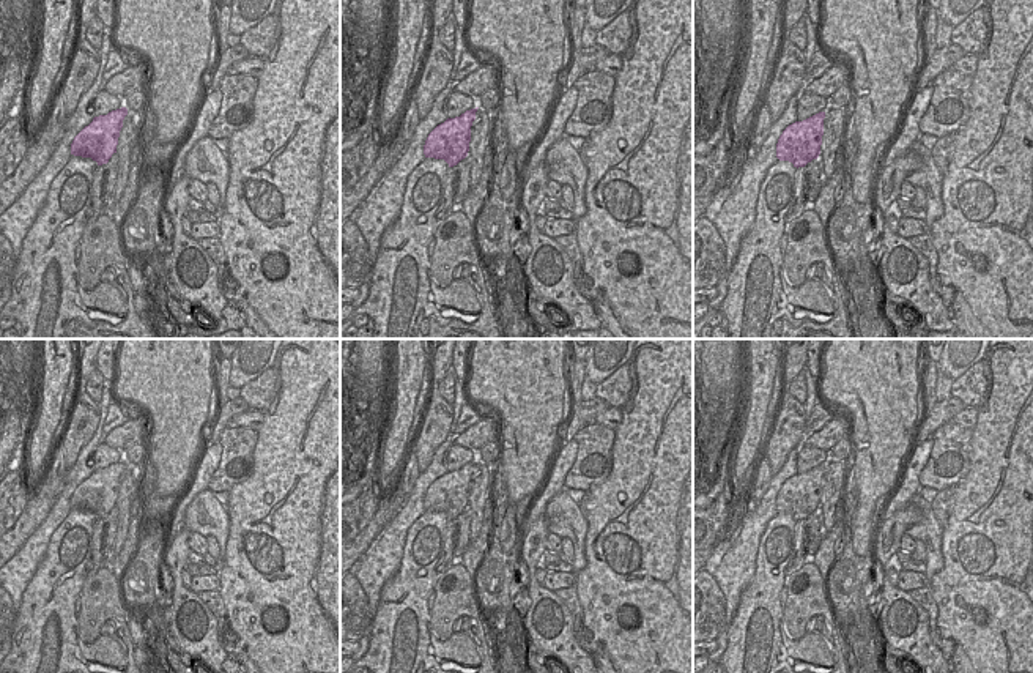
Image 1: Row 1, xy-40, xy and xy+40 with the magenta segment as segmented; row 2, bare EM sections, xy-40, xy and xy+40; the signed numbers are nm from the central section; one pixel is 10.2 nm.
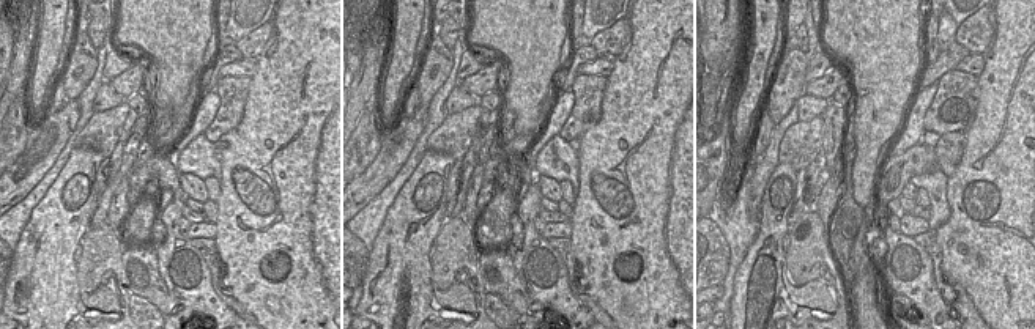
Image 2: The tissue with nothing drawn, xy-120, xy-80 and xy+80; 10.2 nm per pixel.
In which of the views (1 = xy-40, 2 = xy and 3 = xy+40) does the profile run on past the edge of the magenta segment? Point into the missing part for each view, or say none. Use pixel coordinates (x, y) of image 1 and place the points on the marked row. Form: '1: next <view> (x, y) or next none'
1: next none
2: next none
3: next none

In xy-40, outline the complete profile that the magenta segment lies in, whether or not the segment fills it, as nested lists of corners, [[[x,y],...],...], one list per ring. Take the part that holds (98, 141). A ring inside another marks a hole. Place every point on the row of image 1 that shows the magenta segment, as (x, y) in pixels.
[[[121,107],[107,115],[94,117],[71,143],[71,154],[91,158],[98,165],[107,164],[113,153],[117,153],[120,131],[128,109]]]

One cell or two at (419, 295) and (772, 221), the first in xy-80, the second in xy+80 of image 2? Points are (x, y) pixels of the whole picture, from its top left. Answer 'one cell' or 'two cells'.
one cell

